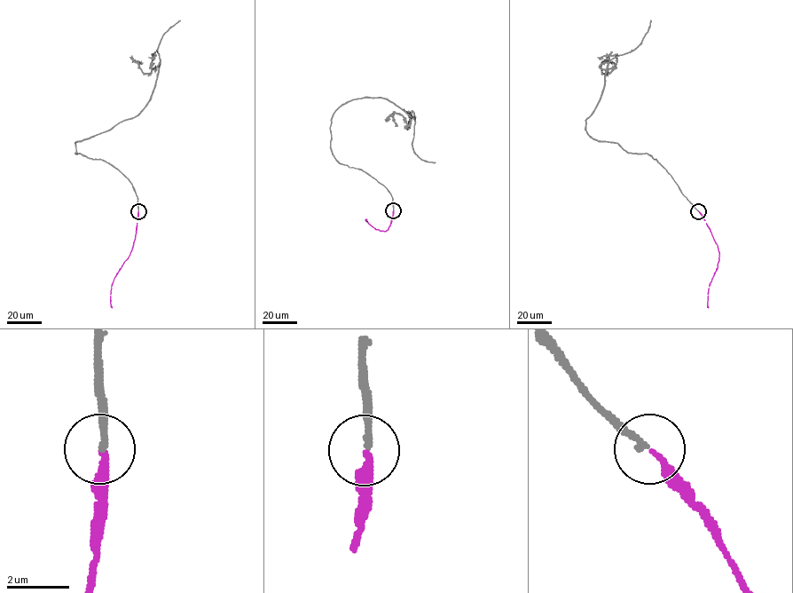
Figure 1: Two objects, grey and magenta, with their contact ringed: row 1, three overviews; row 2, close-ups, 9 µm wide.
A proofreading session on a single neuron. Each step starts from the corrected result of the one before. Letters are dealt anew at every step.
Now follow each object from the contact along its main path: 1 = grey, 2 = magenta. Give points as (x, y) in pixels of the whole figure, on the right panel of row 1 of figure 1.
1: (698, 211), (656, 160), (598, 141), (585, 130), (608, 63), (638, 46), (650, 19)
2: (698, 211), (719, 252), (717, 270), (708, 292), (708, 307)

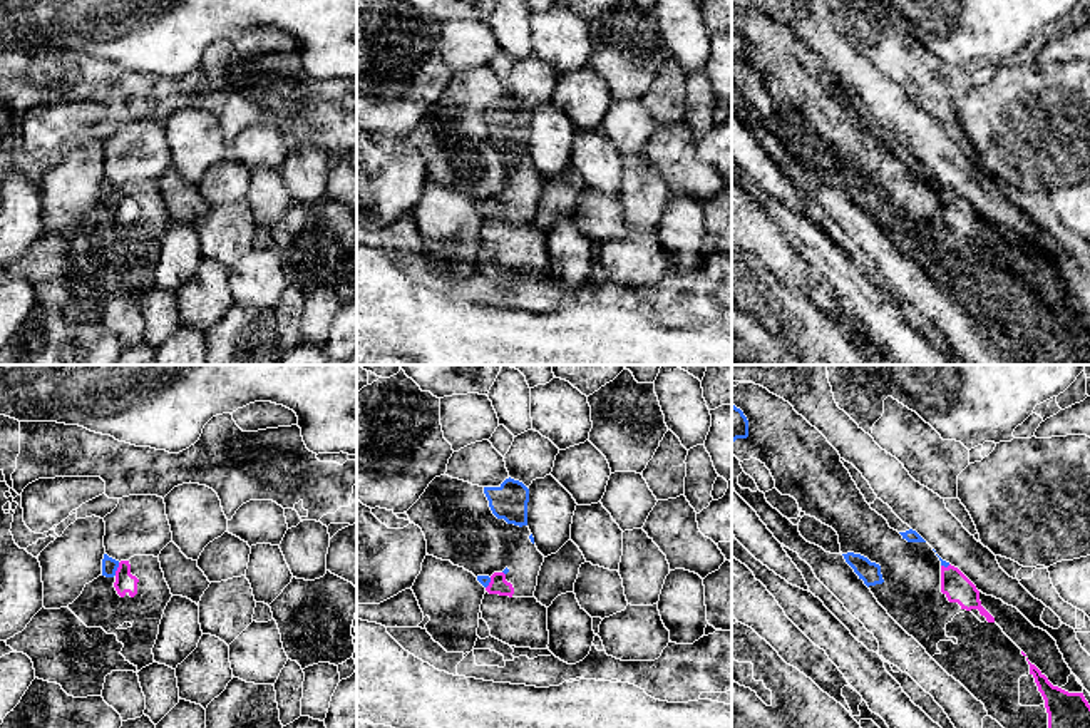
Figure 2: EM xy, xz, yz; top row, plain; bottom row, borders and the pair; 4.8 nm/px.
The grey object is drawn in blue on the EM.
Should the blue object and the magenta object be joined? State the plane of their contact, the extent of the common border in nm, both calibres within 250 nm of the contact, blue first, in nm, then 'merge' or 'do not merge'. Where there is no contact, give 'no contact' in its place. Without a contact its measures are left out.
xy | 70 nm | 80/100 nm | merge

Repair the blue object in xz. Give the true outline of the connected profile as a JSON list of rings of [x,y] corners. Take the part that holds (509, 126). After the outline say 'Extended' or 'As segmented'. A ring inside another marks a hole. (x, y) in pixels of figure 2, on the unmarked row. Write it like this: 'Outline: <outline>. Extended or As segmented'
Outline: [[[506,104],[499,112],[484,112],[489,132],[497,144],[507,149],[527,151],[529,114],[514,104]]]. As segmented

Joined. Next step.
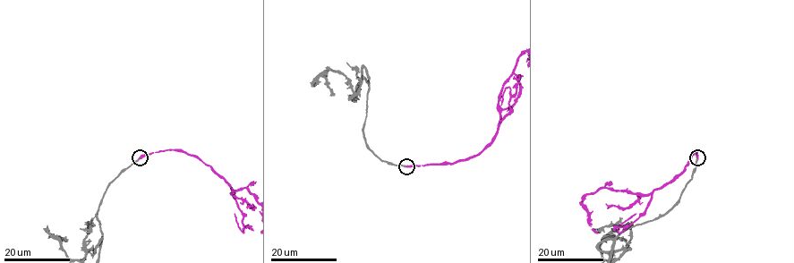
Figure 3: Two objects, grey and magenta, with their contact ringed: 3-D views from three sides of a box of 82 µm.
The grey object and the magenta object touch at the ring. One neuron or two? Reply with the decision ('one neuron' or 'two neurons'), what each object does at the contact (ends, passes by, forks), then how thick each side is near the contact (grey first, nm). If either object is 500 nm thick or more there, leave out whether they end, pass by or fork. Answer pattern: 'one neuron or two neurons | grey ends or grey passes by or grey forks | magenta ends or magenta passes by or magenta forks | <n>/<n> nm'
one neuron | 420/500 nm

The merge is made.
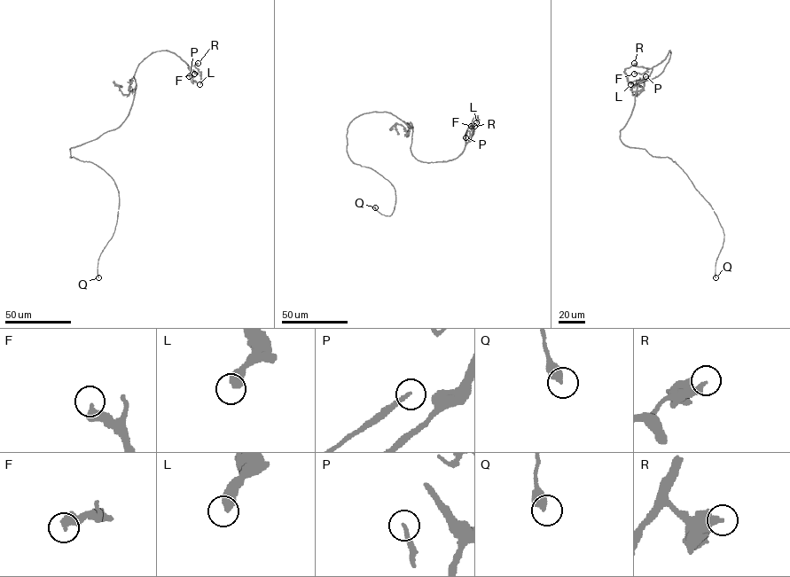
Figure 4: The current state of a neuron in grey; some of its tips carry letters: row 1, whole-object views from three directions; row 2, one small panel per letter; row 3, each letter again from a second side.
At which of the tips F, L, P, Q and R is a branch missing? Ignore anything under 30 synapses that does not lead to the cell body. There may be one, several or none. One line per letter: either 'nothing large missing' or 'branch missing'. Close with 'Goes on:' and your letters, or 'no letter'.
F: nothing large missing
L: nothing large missing
P: nothing large missing
Q: nothing large missing
R: nothing large missing
Goes on: no letter

